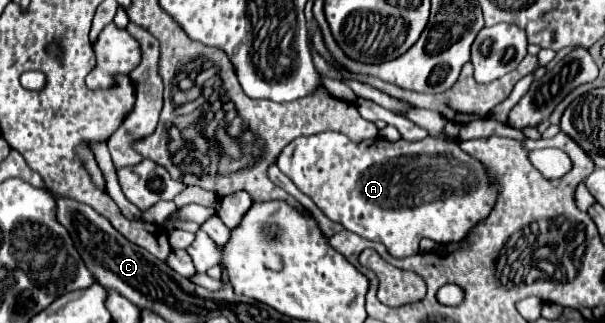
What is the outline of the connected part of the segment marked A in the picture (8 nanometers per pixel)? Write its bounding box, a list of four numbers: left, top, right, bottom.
[277,131,495,259]

